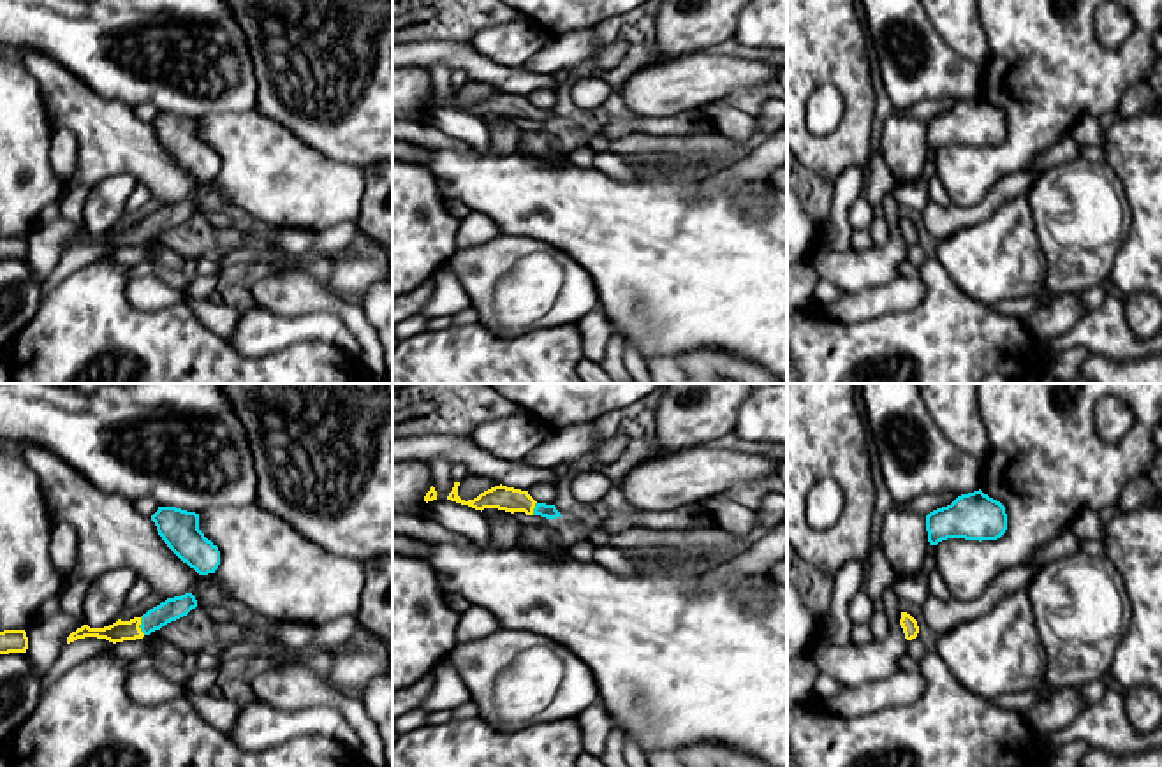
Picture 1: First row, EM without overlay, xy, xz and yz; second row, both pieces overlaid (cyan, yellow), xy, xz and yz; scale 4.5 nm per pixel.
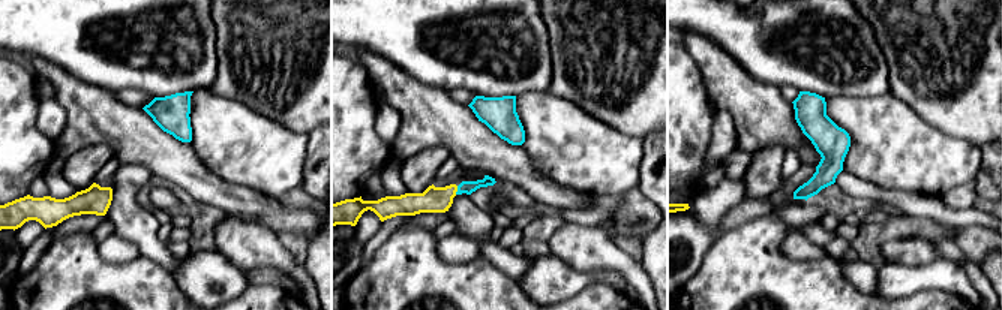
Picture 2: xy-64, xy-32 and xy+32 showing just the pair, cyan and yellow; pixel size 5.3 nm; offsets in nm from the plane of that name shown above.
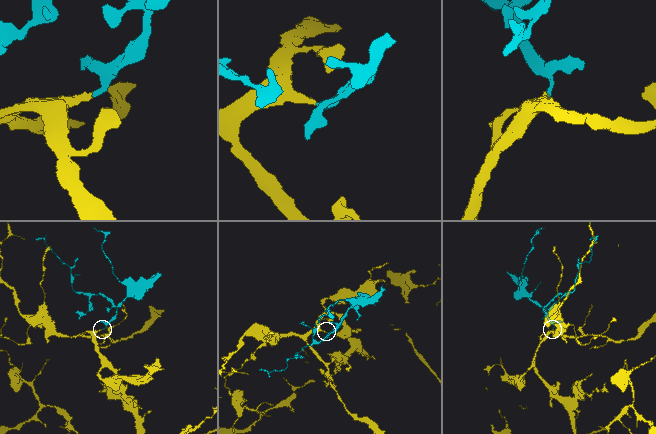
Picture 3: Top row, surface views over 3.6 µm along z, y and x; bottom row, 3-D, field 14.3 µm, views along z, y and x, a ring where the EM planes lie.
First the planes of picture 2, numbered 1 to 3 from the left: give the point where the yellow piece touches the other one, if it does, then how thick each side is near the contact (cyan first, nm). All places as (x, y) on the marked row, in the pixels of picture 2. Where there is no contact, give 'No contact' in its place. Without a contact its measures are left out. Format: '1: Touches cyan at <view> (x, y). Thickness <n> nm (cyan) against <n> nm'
1: No contact
2: Touches cyan at xy-32 (458, 190). Thickness 70 nm (cyan) against 140 nm
3: No contact

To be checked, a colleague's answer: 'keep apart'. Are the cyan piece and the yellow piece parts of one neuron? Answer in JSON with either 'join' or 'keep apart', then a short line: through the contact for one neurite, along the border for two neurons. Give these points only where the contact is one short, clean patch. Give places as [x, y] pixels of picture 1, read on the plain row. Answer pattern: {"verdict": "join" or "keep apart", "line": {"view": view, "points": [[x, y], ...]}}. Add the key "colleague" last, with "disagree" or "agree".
{"verdict": "join", "line": {"view": "xy", "points": [[171, 215], [139, 233], [122, 236]]}, "colleague": "disagree"}

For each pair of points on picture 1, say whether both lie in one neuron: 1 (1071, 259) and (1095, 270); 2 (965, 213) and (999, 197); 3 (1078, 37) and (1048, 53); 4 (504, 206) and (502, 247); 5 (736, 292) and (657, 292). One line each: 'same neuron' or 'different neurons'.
1: same neuron
2: same neuron
3: same neuron
4: different neurons
5: same neuron

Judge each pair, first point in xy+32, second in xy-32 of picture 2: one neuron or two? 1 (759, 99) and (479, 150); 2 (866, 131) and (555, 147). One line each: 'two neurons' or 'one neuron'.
1: one neuron
2: one neuron

